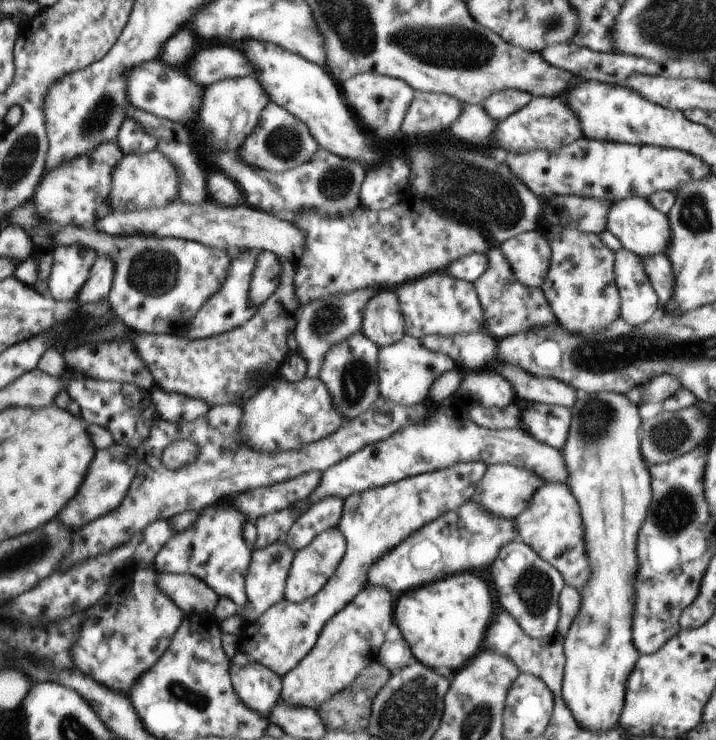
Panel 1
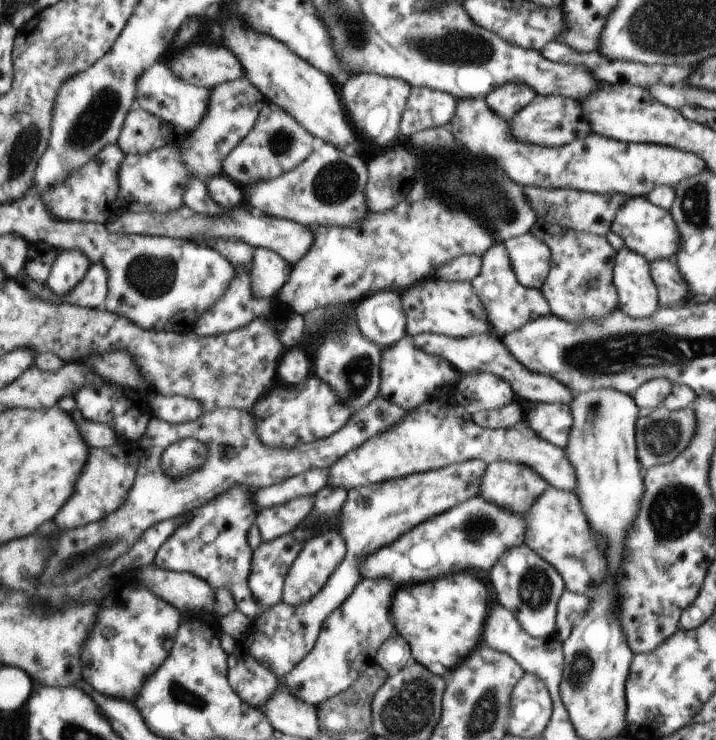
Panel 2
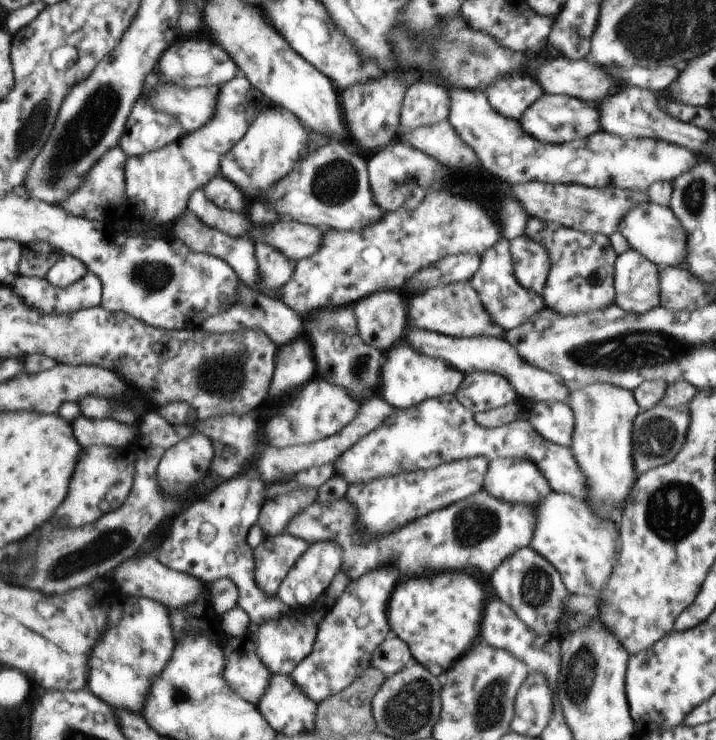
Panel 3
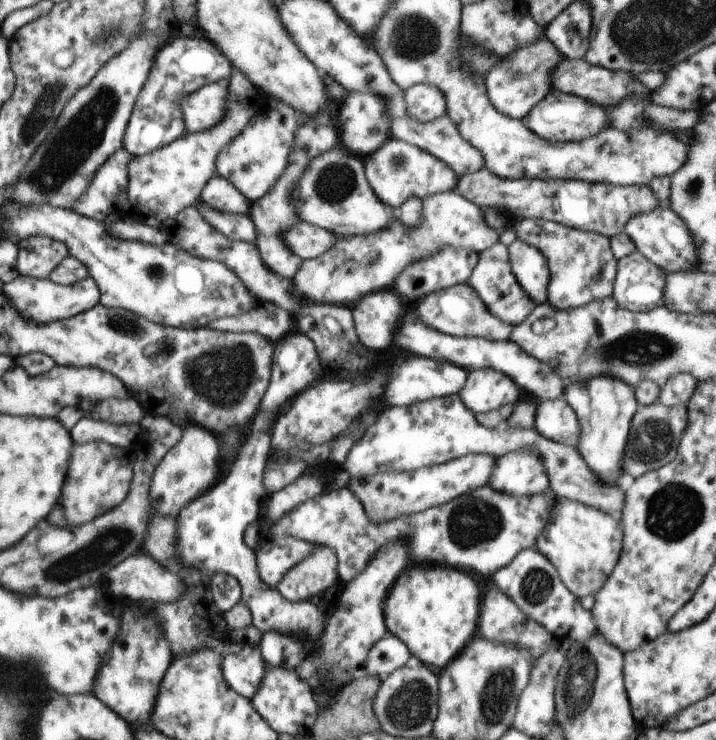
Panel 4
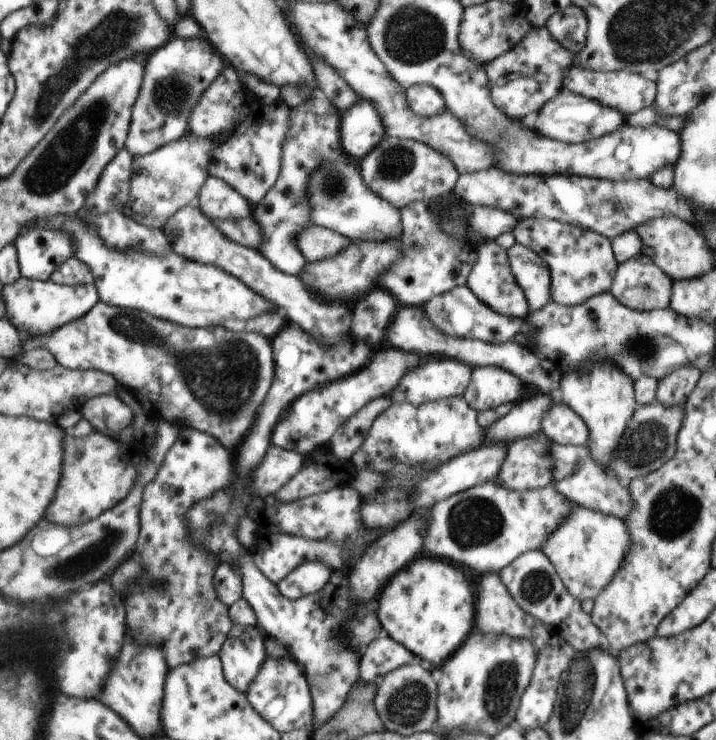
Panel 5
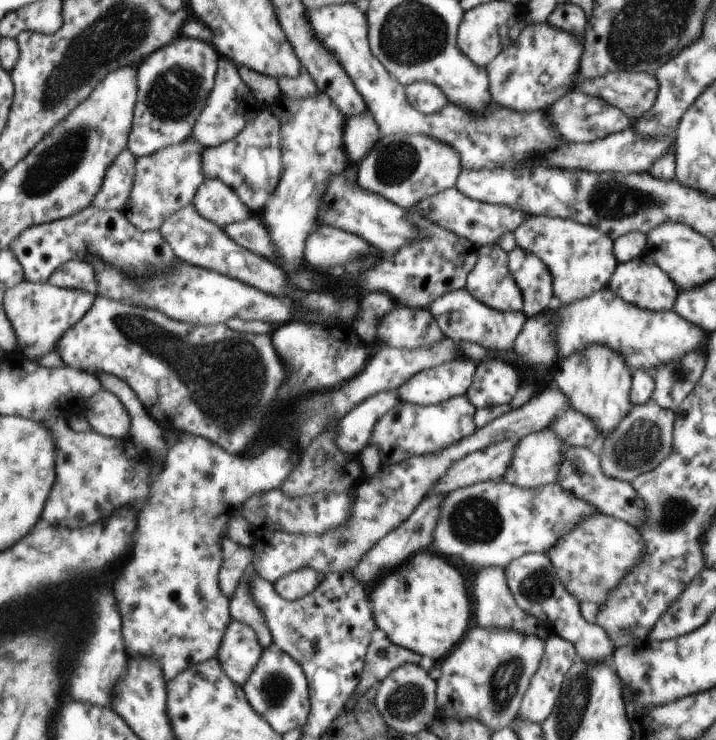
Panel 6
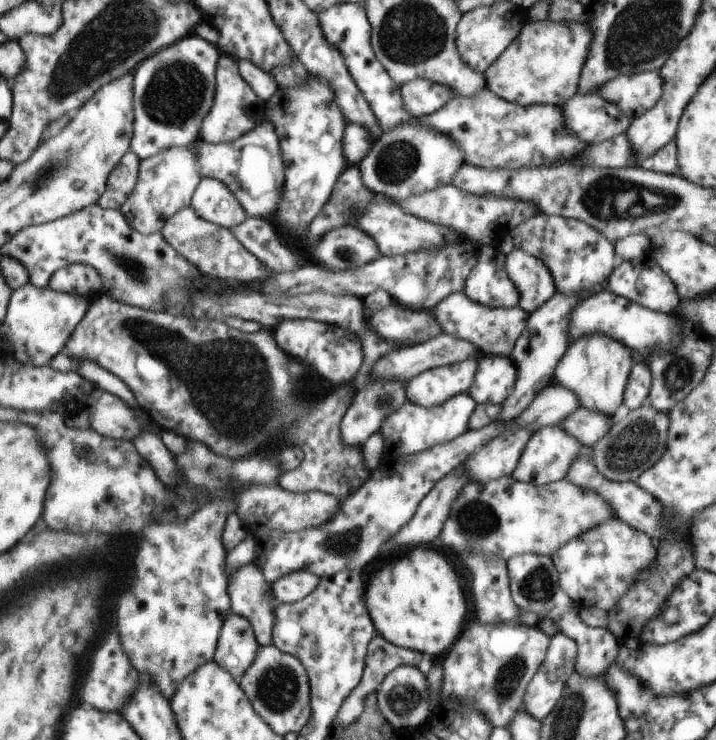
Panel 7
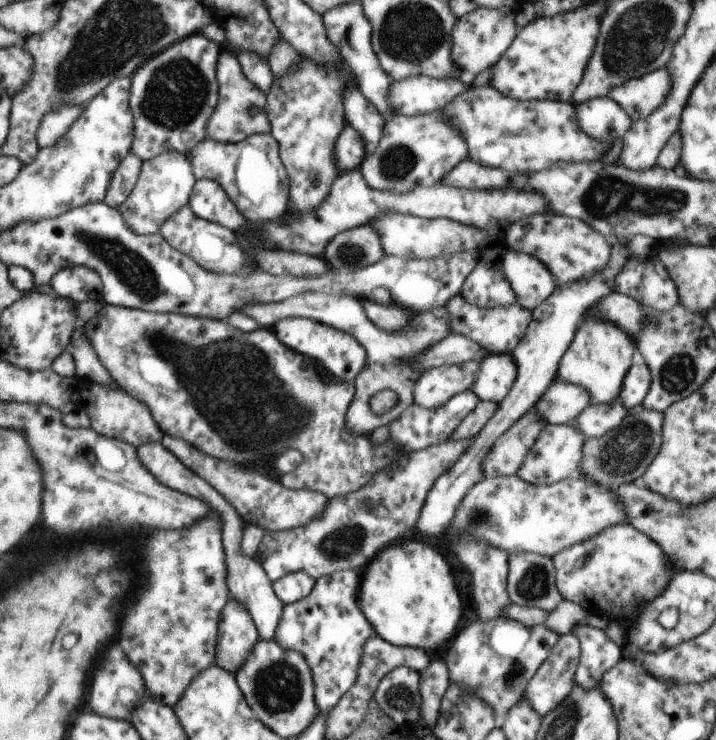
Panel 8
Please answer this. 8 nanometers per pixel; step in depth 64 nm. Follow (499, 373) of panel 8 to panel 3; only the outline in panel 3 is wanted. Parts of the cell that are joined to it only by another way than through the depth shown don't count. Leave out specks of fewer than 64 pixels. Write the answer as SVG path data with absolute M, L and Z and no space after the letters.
M488 371L467 373L455 395L474 415L514 404L518 396L506 377Z

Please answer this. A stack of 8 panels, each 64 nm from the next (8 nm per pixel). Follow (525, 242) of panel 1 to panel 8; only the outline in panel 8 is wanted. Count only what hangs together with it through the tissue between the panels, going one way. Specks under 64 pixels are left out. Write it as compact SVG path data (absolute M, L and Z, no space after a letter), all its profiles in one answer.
M509 249L503 258L503 271L517 303L526 309L542 304L558 286L548 267L525 252Z

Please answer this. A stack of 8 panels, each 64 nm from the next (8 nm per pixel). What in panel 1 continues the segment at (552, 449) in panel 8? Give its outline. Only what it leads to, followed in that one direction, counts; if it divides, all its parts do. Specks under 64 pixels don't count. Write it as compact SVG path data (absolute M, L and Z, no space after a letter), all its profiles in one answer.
M497 463L487 466L487 472L477 485L471 502L478 504L485 512L500 519L515 520L528 505L542 480L532 472L510 464Z

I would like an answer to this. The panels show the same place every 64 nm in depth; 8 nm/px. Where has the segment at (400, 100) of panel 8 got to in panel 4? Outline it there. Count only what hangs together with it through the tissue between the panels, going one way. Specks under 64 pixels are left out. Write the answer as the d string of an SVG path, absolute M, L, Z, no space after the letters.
M418 83L405 90L408 116L420 122L432 122L447 114L446 97L434 85Z

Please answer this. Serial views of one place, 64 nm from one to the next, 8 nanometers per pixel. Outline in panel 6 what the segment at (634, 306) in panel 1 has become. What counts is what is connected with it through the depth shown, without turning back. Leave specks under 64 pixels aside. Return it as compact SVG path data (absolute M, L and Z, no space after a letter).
M640 255L628 262L618 263L614 270L609 289L616 295L638 308L652 311L667 311L674 308L674 302L680 294L673 280L647 255Z

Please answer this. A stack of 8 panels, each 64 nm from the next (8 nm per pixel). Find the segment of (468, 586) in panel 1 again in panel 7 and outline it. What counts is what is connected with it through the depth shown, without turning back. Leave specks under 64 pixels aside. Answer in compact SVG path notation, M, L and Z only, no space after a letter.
M416 546L384 564L365 584L364 604L374 628L390 644L435 657L446 652L466 627L460 580L442 554Z

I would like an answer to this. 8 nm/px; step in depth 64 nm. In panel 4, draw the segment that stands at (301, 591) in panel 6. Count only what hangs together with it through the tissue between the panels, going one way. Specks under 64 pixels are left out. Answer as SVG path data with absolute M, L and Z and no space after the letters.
M316 545L310 556L306 556L283 576L277 584L278 592L291 603L310 600L312 596L333 586L339 578L337 566L338 557L334 549Z

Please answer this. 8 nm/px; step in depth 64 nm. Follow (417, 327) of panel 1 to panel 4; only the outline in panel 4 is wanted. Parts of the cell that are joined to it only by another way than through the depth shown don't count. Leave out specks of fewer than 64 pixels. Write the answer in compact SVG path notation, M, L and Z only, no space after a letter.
M468 283L457 284L447 290L428 294L417 300L412 307L426 326L455 337L480 337L484 340L508 341L514 330L514 326L502 322L498 316L491 314L478 293Z

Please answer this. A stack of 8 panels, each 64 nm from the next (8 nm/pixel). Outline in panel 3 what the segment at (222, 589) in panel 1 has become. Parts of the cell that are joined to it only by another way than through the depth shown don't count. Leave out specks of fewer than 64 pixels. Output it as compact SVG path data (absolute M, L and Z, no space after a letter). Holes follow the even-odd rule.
M244 472L238 478L234 476L232 480L210 492L208 498L200 498L198 502L190 504L180 516L176 516L170 536L158 548L158 560L170 569L185 572L208 584L220 578L230 578L238 586L237 606L250 616L252 628L264 624L266 620L278 620L292 610L277 596L266 596L256 586L253 549L246 541L248 530L257 523L266 500L267 487L256 472ZM204 524L216 530L211 543L203 542L200 538L200 530Z

